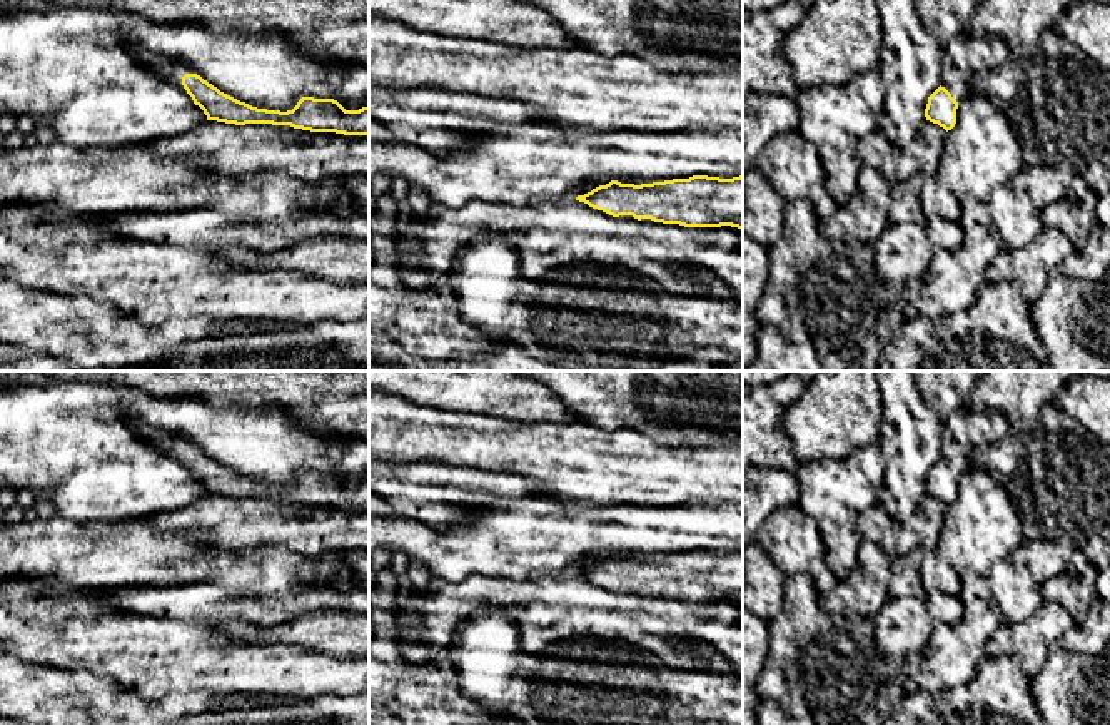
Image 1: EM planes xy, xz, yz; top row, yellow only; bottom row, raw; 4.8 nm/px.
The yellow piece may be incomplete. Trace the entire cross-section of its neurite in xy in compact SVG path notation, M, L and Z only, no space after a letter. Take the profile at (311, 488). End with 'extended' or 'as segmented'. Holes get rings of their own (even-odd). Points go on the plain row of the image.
M142 424L137 434L155 444L167 444L174 459L184 463L207 494L225 498L290 499L310 506L369 510L369 481L346 484L334 473L302 471L292 484L267 484L240 476L204 454L194 443L157 426Z | extended

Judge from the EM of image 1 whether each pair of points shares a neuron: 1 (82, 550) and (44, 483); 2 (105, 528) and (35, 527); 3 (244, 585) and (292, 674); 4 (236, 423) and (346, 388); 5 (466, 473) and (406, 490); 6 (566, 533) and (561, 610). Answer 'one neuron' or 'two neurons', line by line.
1: two neurons
2: one neuron
3: two neurons
4: two neurons
5: one neuron
6: two neurons

